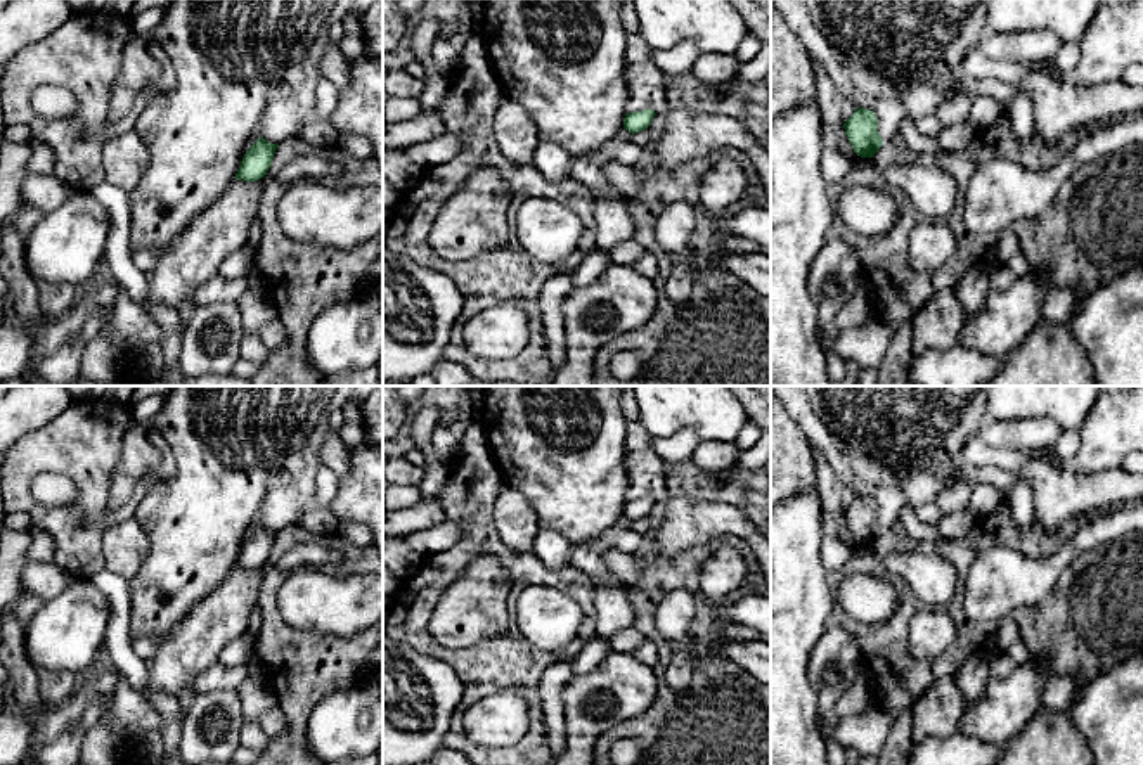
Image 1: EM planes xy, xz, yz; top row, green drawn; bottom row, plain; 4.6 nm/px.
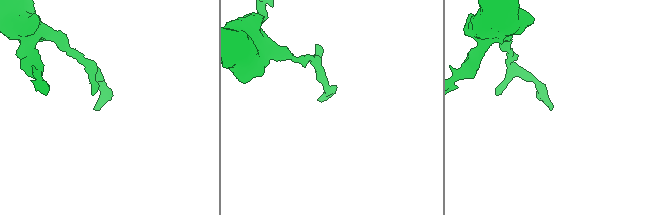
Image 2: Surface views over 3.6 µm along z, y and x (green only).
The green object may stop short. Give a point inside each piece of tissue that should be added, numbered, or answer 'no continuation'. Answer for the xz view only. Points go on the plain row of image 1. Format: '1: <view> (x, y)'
no continuation

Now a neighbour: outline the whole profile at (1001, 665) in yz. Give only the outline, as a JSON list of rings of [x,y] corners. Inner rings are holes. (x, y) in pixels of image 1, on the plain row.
[[[989,649],[989,666],[992,678],[1004,678],[1015,670],[1015,661],[1006,654],[1006,651]]]

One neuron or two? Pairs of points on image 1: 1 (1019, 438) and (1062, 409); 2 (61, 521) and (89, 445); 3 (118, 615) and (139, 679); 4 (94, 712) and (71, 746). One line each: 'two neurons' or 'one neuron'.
1: two neurons
2: one neuron
3: one neuron
4: one neuron

